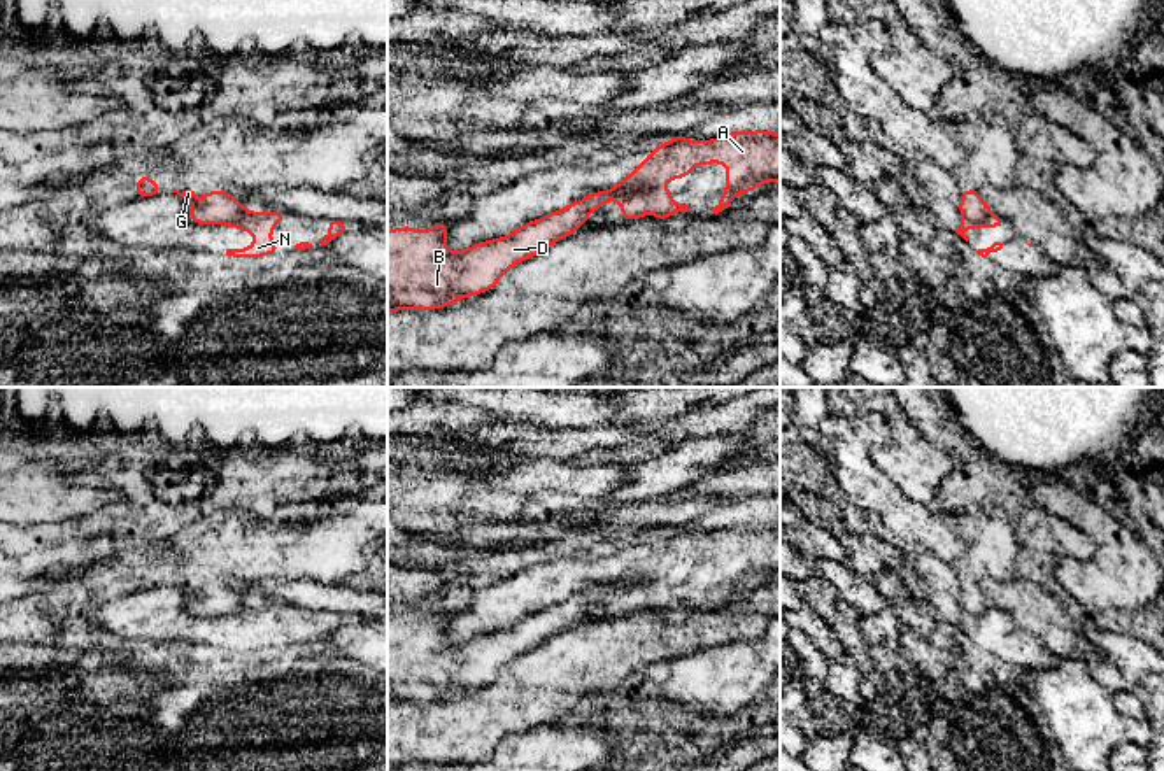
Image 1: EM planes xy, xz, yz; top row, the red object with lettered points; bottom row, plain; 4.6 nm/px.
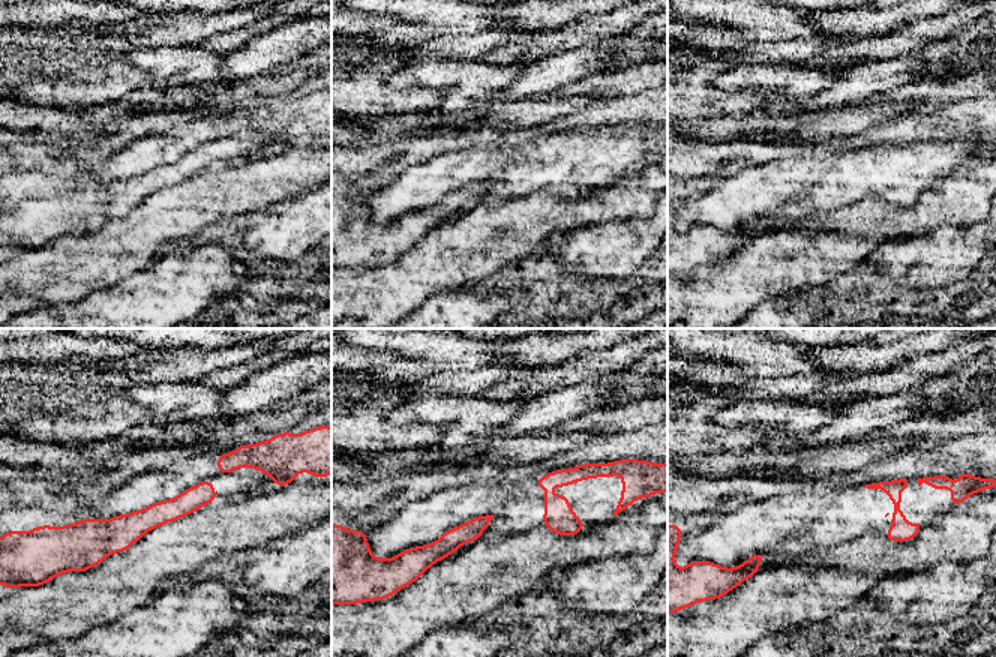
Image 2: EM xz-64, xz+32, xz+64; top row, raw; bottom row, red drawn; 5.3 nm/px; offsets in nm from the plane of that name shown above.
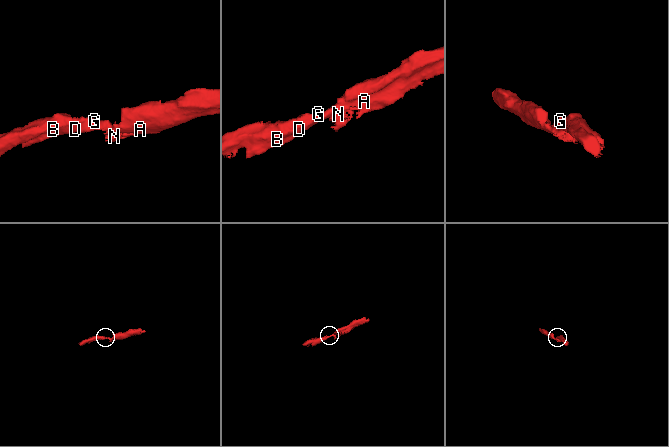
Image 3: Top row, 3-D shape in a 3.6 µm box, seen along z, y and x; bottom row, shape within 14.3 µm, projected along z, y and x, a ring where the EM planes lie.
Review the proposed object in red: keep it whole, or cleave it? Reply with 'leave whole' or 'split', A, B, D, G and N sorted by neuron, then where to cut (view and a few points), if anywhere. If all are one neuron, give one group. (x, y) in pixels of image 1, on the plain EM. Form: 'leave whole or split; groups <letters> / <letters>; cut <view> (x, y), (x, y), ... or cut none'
split; groups A N / B D G; cut xz (614, 580), (626, 579), (631, 584)

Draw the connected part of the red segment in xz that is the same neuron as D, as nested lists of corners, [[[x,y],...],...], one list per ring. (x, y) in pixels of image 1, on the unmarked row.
[[[624,578],[591,585],[563,603],[519,619],[508,629],[461,645],[447,641],[445,615],[428,624],[412,619],[387,622],[387,704],[444,701],[489,683],[507,662],[580,622],[600,598],[629,585]]]

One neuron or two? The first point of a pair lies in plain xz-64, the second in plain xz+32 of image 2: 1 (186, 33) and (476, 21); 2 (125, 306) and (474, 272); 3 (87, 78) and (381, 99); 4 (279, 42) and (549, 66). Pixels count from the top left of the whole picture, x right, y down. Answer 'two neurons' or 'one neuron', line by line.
1: two neurons
2: two neurons
3: one neuron
4: one neuron

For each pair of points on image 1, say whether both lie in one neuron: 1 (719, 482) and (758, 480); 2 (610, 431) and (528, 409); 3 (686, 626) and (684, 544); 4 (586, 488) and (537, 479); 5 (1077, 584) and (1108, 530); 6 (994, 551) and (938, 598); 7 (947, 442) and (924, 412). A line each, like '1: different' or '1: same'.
1: same
2: different
3: different
4: same
5: same
6: different
7: same

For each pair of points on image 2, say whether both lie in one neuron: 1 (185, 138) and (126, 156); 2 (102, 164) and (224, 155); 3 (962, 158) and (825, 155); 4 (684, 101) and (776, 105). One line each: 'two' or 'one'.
1: one
2: two
3: one
4: two

